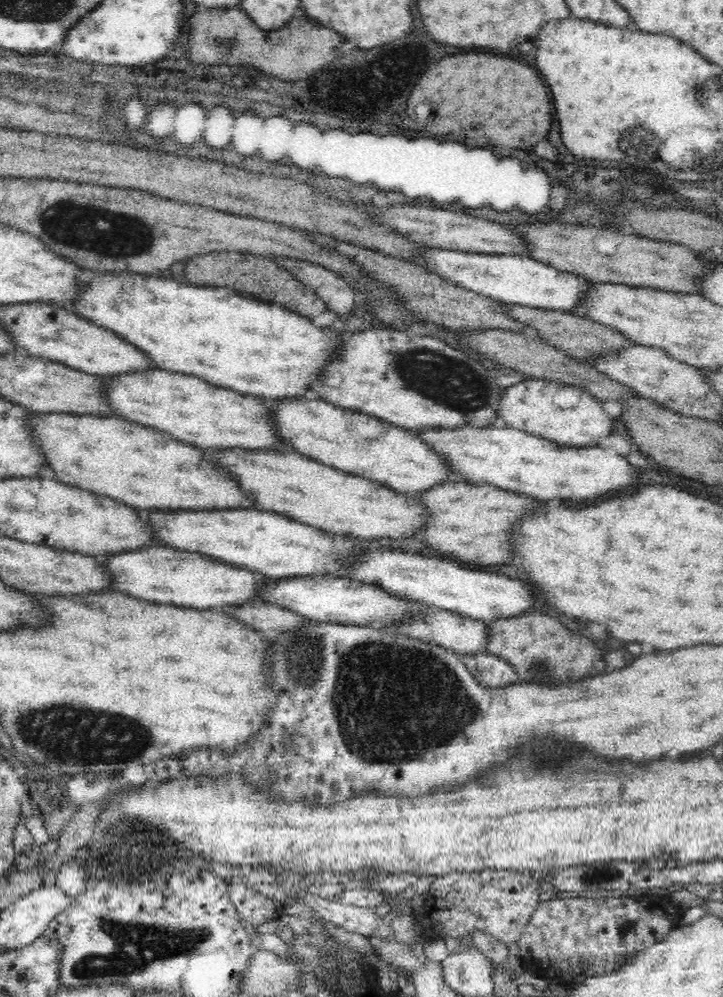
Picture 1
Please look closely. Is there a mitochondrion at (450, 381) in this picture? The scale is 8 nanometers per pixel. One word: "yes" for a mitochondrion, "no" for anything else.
yes

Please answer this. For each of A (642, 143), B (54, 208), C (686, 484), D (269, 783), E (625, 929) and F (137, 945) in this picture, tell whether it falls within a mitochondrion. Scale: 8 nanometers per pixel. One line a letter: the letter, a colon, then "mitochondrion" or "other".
A: mitochondrion
B: mitochondrion
C: other
D: other
E: mitochondrion
F: mitochondrion

